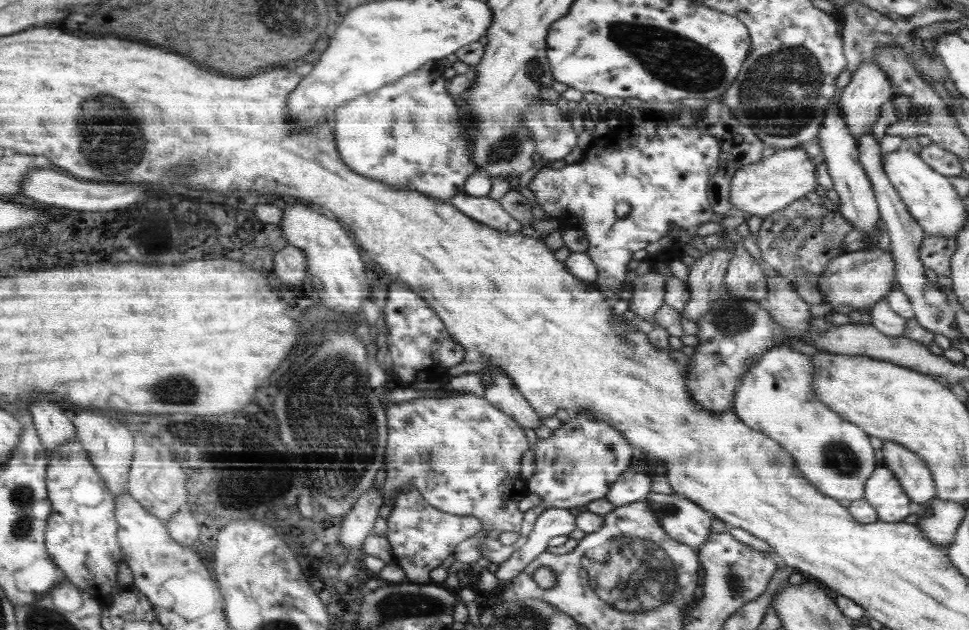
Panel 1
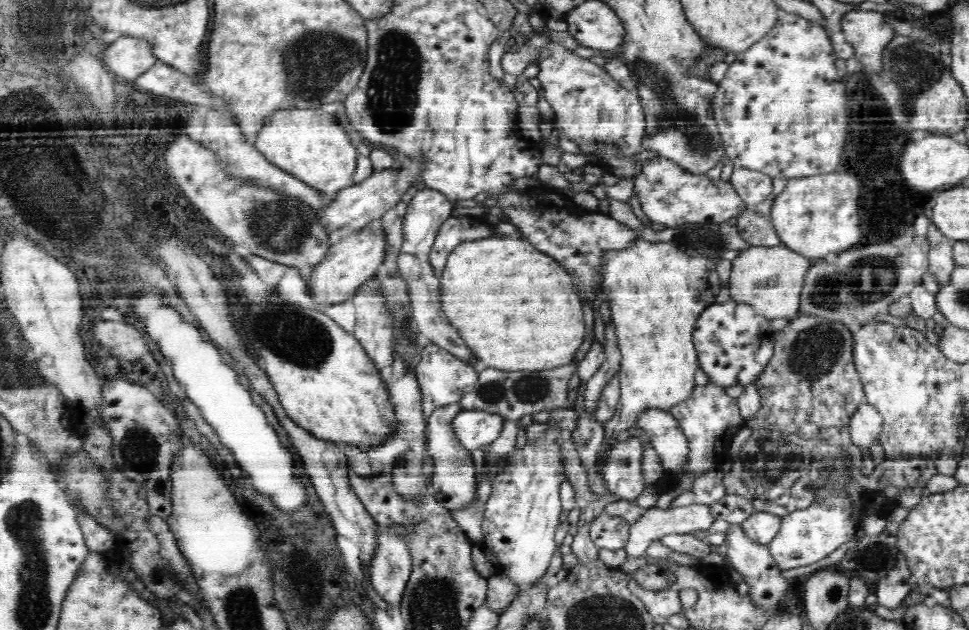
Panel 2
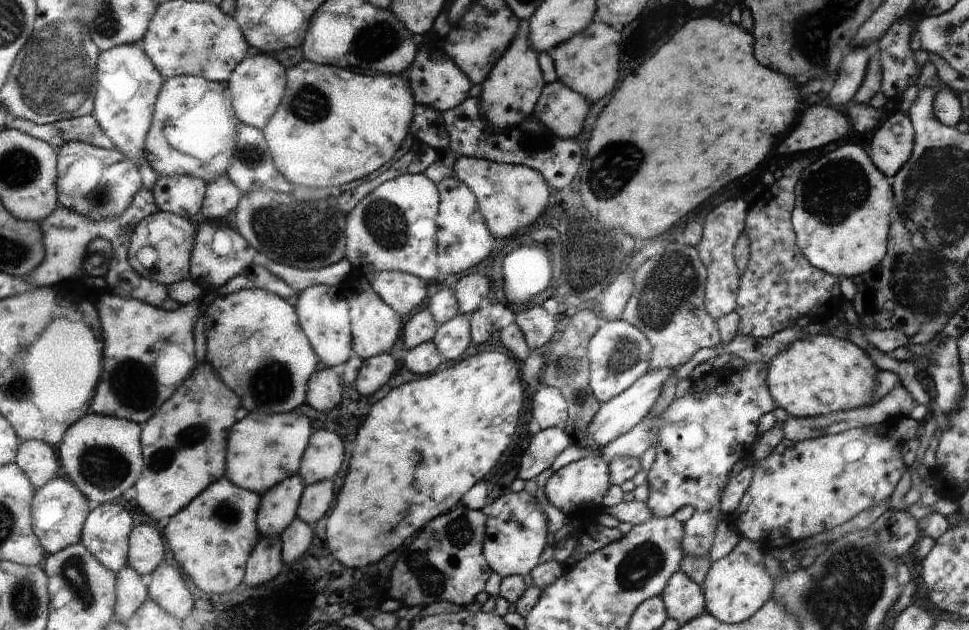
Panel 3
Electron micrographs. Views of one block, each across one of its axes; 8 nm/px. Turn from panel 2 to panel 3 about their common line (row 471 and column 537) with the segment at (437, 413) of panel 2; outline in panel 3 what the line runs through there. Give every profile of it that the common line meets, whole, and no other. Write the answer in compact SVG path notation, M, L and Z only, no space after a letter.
M565 426L541 430L537 436L533 436L533 442L525 454L523 464L521 464L519 478L529 482L529 480L535 480L547 468L553 470L553 462L557 460L557 456L565 448L571 448L573 444L575 444L575 438L571 438L567 434Z

